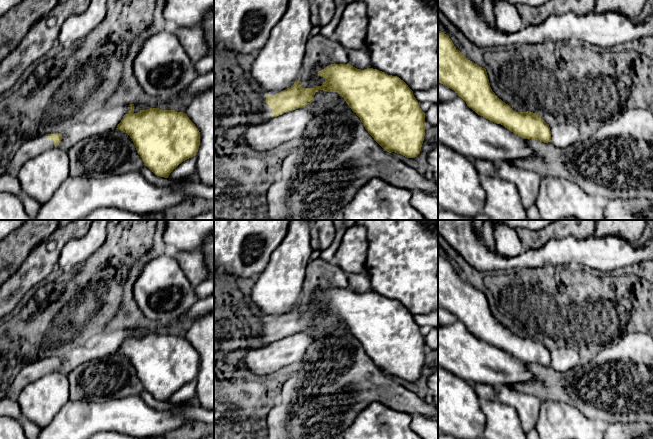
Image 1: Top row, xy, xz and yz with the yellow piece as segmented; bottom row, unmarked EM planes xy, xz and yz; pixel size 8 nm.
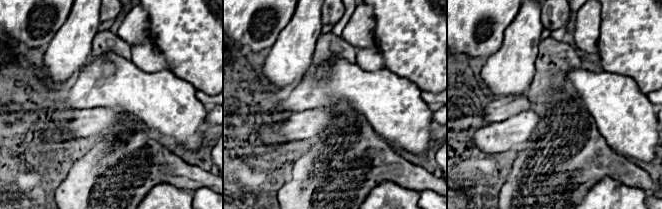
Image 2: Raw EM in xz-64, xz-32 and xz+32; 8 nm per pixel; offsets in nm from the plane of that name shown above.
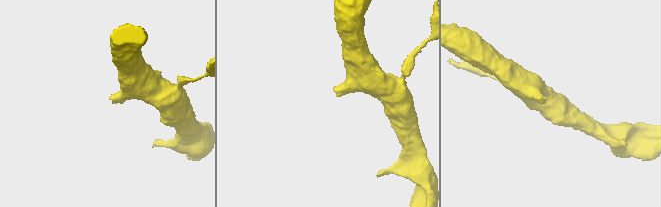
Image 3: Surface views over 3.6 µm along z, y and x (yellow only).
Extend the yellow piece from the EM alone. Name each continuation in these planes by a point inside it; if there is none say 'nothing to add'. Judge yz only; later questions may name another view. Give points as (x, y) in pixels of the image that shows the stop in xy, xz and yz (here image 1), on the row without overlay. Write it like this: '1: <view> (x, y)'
nothing to add

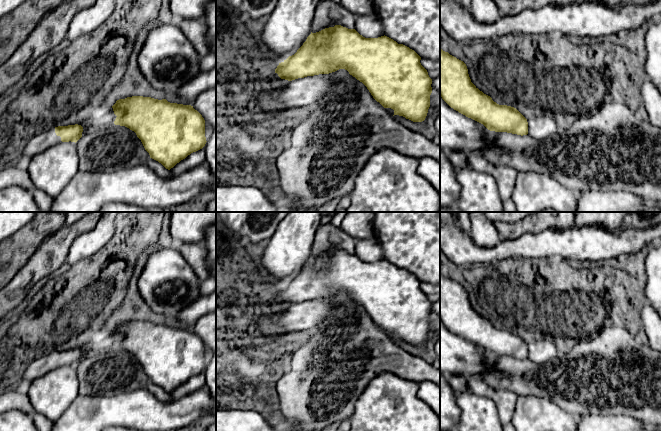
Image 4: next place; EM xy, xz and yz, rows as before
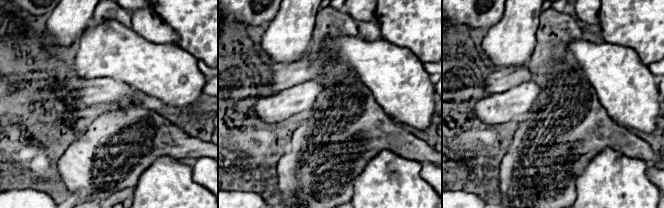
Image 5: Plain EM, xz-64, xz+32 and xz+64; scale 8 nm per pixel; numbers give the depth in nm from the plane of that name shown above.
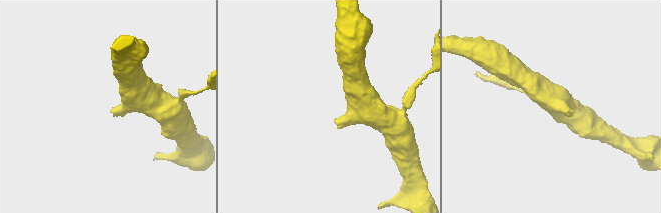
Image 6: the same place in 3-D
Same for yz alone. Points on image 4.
nothing to add

